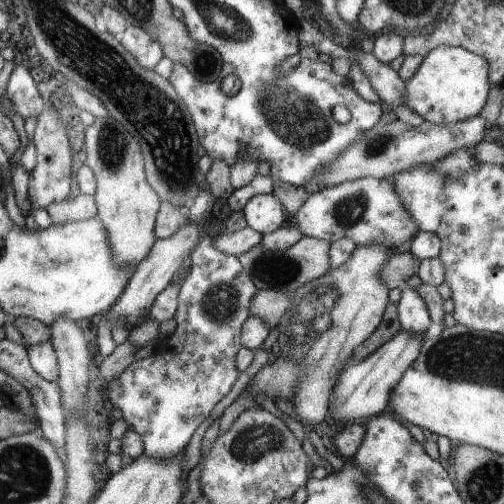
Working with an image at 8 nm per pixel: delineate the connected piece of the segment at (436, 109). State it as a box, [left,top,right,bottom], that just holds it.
[404,45,489,124]

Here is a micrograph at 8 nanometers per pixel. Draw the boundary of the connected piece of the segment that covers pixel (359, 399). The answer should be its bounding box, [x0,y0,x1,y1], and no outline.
[328,331,423,424]

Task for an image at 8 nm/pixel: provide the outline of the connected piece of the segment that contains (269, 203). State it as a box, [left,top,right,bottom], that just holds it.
[242,194,289,234]

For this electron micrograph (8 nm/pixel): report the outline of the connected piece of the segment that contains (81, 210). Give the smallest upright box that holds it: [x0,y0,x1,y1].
[45,193,96,225]

